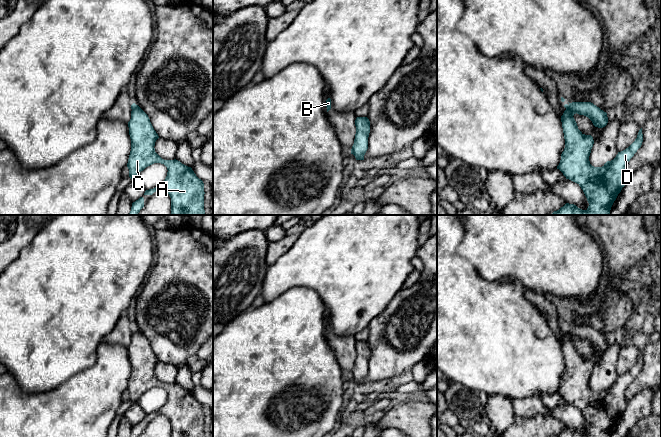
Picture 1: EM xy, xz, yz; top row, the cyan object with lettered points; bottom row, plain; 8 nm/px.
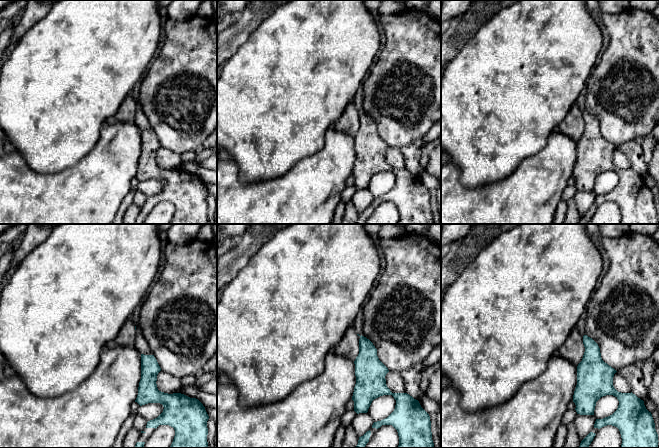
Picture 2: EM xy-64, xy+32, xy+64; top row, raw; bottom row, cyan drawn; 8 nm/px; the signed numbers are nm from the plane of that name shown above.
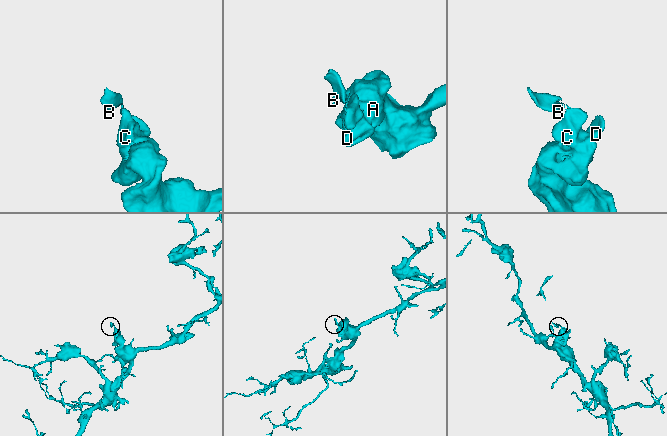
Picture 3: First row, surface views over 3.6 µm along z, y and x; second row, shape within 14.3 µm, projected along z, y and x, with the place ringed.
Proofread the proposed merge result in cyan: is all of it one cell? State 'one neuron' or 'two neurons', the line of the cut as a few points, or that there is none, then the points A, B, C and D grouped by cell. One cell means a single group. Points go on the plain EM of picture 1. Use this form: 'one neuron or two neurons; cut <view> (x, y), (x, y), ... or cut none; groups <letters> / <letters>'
two neurons; cut xy (134, 327), (132, 333); groups A C D / B

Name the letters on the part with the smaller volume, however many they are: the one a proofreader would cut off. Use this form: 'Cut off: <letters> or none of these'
Cut off: B

